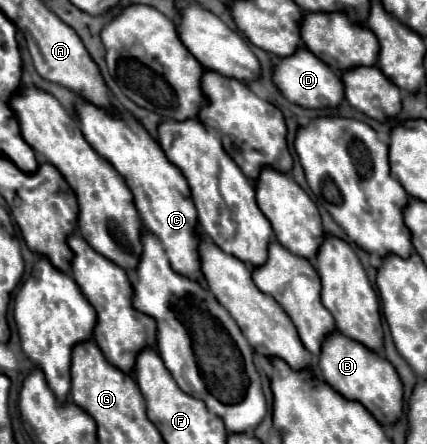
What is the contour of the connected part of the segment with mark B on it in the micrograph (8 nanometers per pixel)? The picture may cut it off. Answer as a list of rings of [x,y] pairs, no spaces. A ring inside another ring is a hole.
[[[333,333],[323,343],[323,351],[319,357],[319,375],[345,399],[359,401],[383,425],[395,425],[403,413],[403,383],[395,367],[383,355],[345,335]]]

